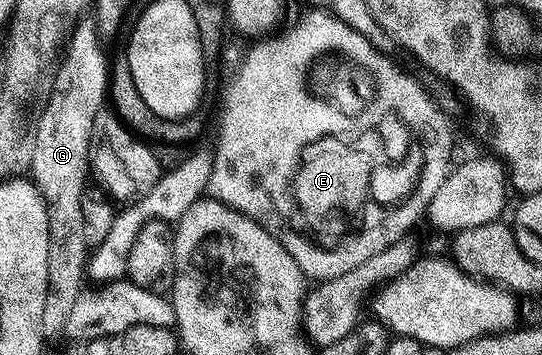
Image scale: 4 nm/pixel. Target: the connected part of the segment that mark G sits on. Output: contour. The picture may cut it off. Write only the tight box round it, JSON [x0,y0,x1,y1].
[30,20,108,339]

